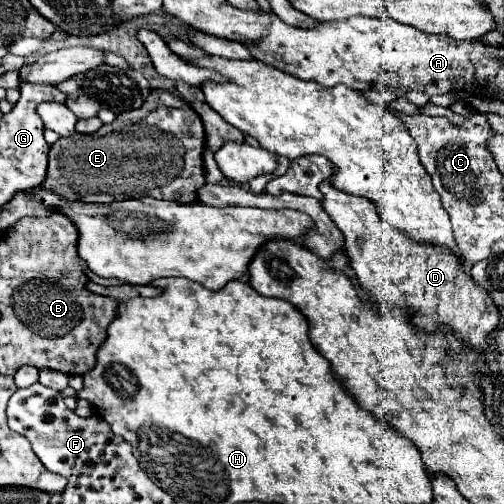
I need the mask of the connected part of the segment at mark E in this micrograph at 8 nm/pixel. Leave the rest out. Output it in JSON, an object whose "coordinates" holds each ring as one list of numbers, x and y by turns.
{"coordinates":[[188,103,182,107,158,107,138,121,126,121,122,113,114,123,104,125,96,133,74,133,50,145,48,175,40,189,56,185,52,191,64,201,84,203,110,203,142,197,176,203,198,201,198,189,206,183,202,133,202,119,188,107]]}

